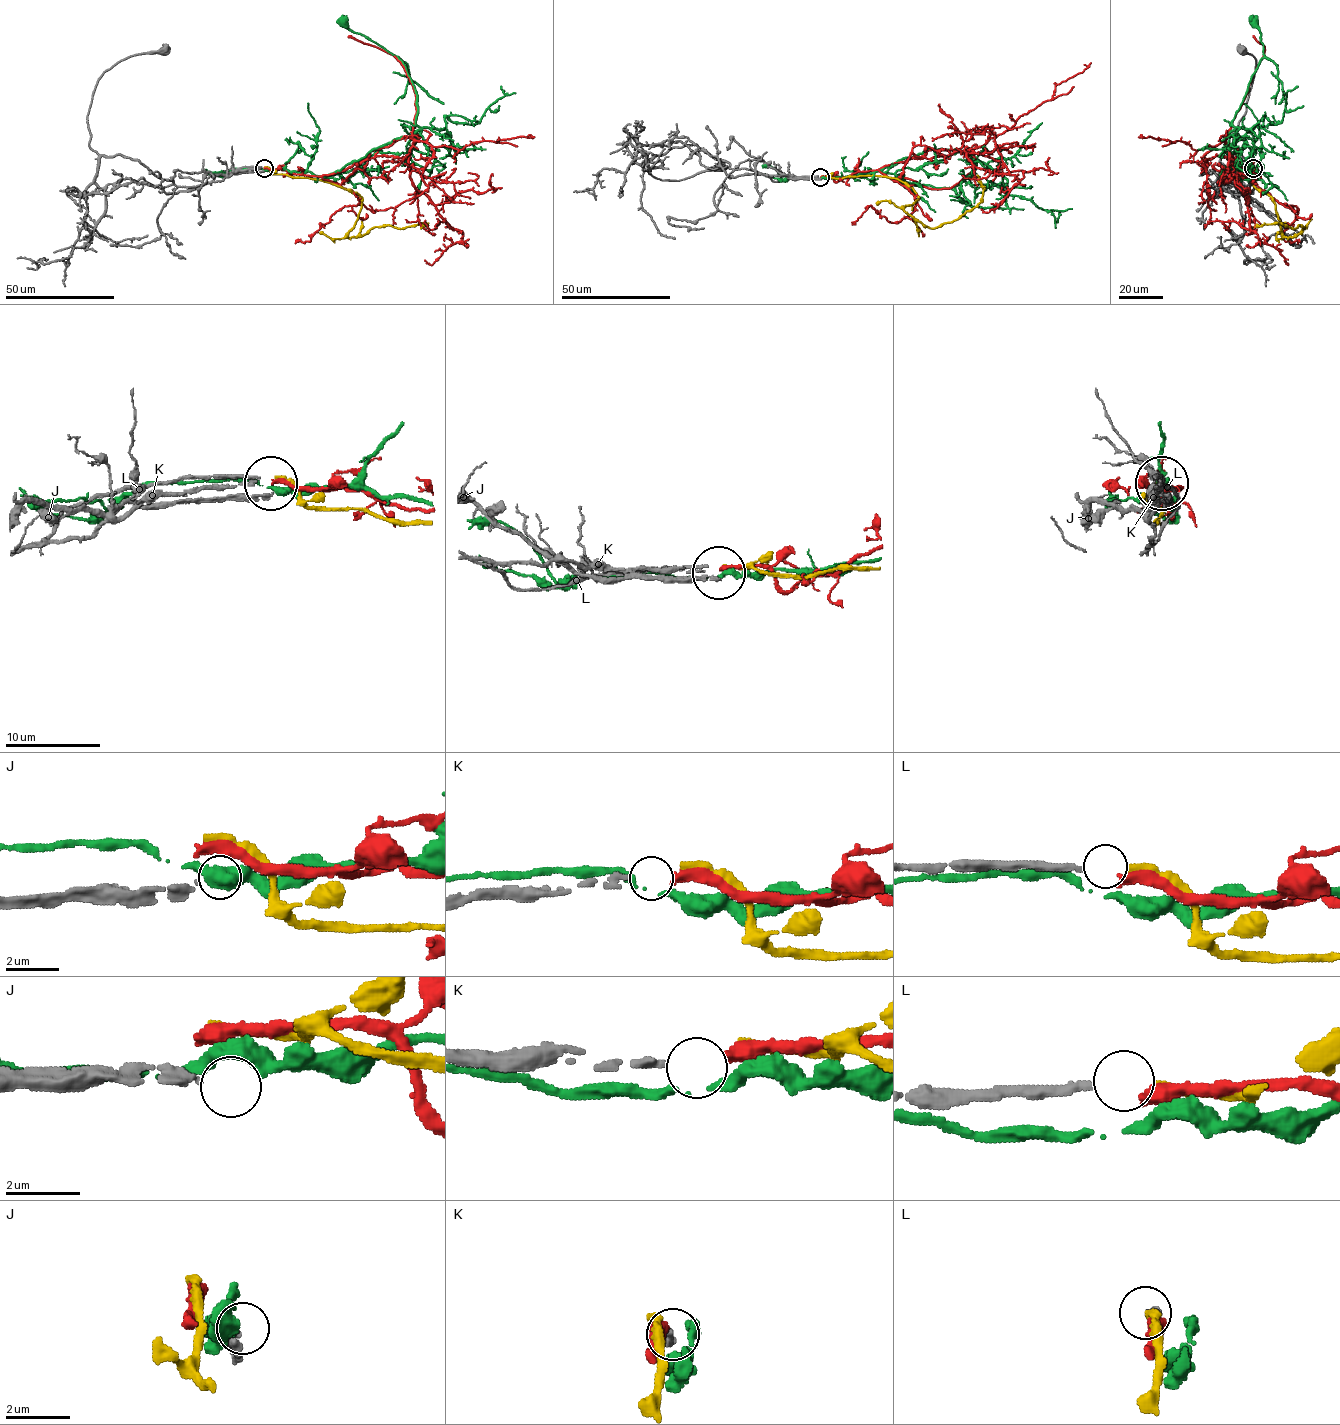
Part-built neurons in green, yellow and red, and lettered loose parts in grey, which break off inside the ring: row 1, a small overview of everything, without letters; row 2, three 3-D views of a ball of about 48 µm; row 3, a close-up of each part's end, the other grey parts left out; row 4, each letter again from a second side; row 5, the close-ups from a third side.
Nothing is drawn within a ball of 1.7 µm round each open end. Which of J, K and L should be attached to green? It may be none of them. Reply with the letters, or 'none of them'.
none of them

